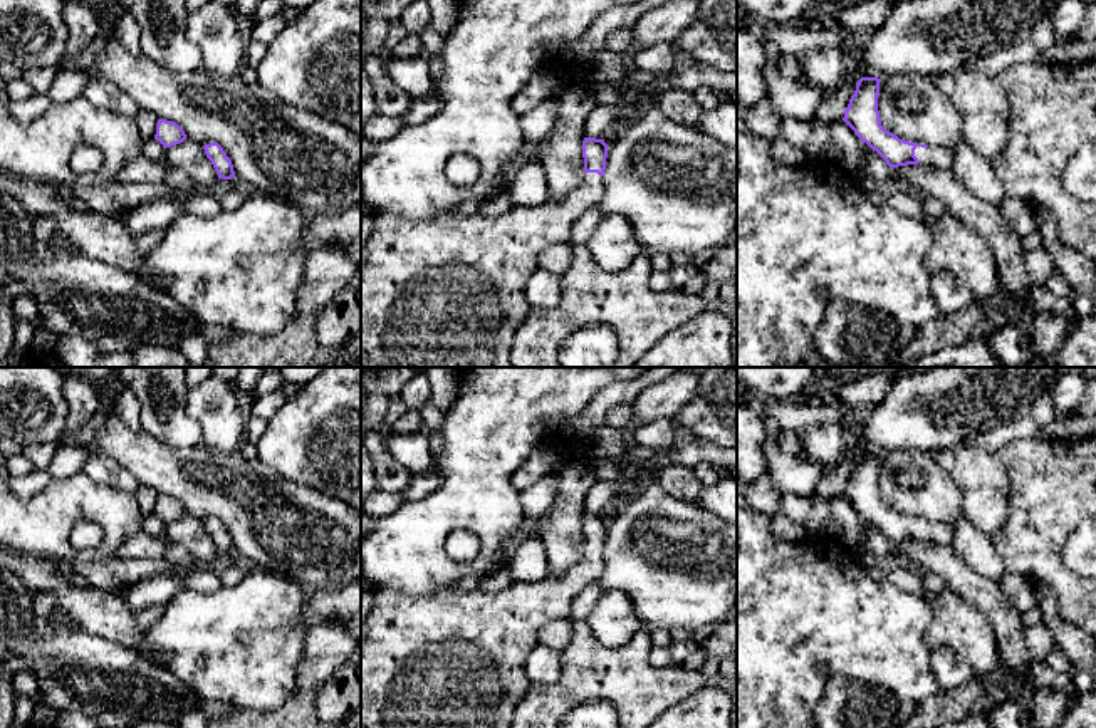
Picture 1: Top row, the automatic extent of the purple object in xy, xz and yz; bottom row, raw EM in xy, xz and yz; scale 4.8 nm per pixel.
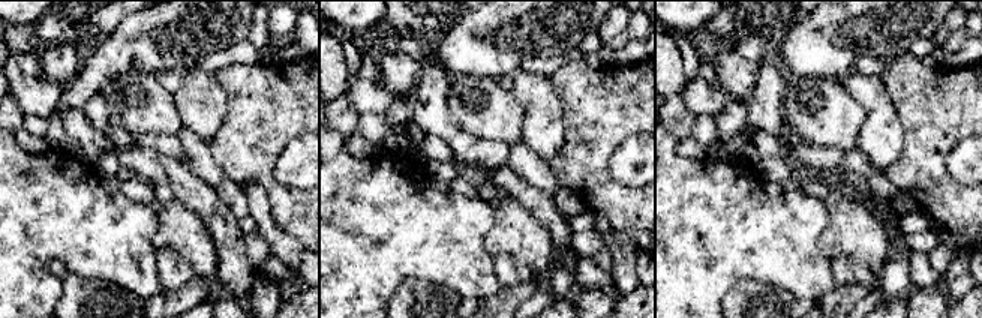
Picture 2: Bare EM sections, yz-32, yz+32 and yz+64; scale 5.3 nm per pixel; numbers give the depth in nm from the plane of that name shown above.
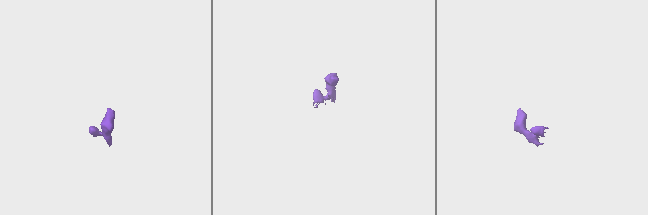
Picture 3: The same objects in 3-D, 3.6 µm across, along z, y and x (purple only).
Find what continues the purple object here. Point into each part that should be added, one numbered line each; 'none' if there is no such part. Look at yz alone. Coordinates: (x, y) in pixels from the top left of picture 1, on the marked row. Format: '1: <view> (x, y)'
1: yz (935, 156)

